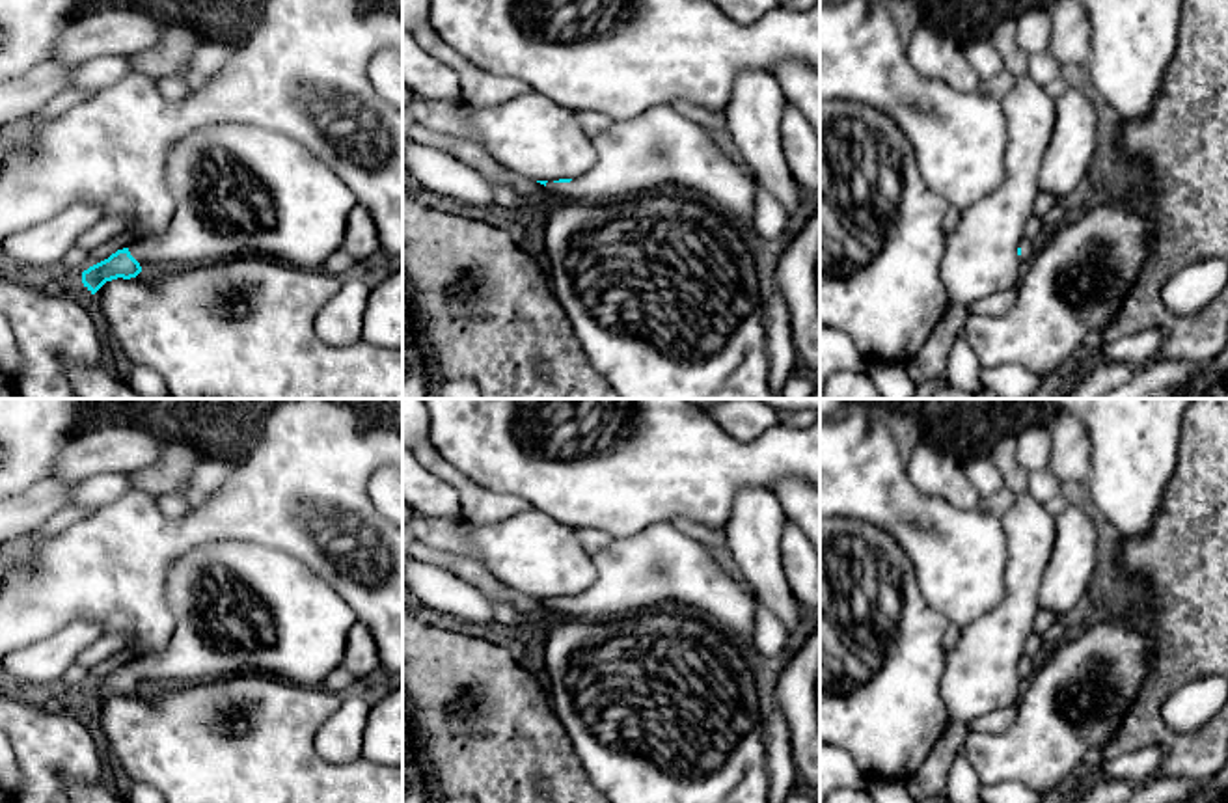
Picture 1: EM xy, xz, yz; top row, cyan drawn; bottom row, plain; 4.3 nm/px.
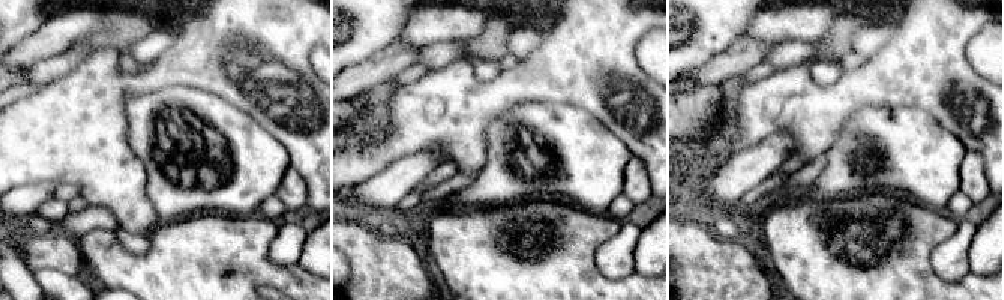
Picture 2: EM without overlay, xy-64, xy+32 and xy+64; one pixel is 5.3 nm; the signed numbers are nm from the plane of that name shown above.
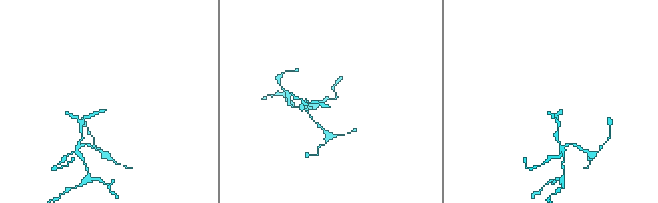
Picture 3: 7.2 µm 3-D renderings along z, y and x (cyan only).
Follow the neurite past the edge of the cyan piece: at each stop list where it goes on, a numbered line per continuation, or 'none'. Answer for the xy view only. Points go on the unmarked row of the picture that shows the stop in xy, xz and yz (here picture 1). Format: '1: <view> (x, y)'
1: xy (239, 608)

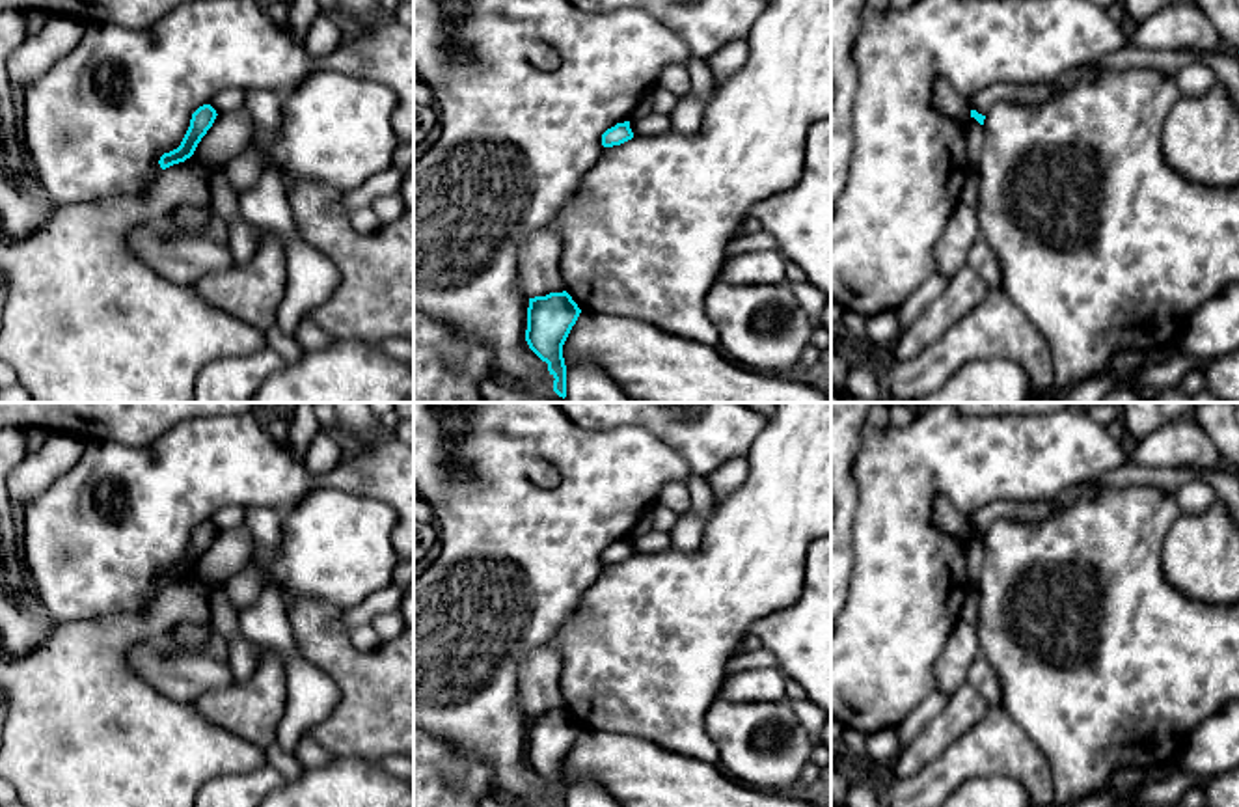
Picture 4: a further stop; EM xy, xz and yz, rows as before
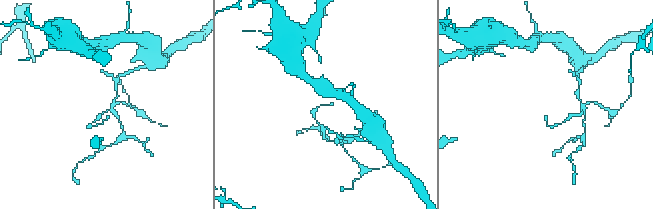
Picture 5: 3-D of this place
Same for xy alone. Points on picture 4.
none

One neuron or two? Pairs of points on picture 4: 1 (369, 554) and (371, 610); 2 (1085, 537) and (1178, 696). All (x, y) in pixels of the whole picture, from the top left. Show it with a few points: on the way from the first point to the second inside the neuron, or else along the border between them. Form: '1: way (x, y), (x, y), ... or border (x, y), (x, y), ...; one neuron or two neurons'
1: border (392, 582), (371, 591), (345, 612); two neurons
2: way (1105, 576), (1111, 584), (1111, 629), (1139, 656); one neuron

